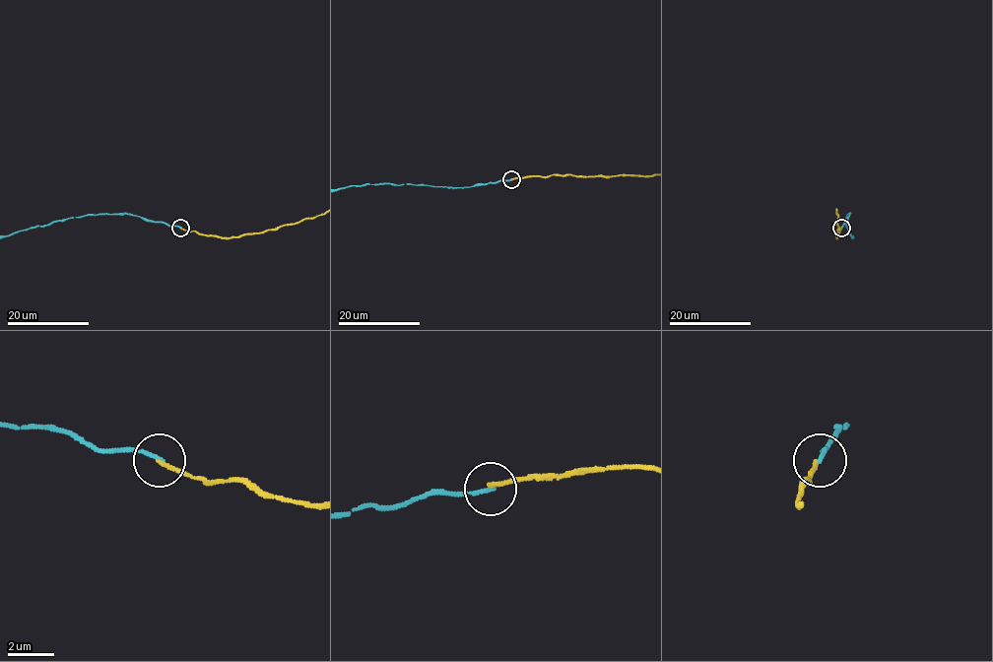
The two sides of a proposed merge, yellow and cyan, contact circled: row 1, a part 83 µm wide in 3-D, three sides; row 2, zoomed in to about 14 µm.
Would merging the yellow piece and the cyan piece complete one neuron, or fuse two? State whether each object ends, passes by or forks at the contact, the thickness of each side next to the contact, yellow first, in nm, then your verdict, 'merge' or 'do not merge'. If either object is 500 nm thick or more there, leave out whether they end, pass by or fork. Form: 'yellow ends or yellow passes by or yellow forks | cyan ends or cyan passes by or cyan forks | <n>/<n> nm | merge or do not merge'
yellow ends | cyan ends | 180/180 nm | do not merge

